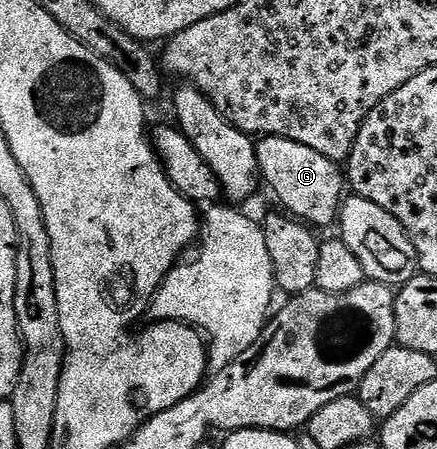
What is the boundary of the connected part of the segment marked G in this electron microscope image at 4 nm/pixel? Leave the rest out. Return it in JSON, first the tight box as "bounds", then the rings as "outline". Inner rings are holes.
{"bounds":[257,135,344,228],"outline":[[[268,135],[257,140],[258,174],[274,190],[276,198],[282,202],[281,210],[311,228],[337,224],[344,202],[344,171],[324,153],[300,145],[300,141],[288,141],[284,137]]]}

